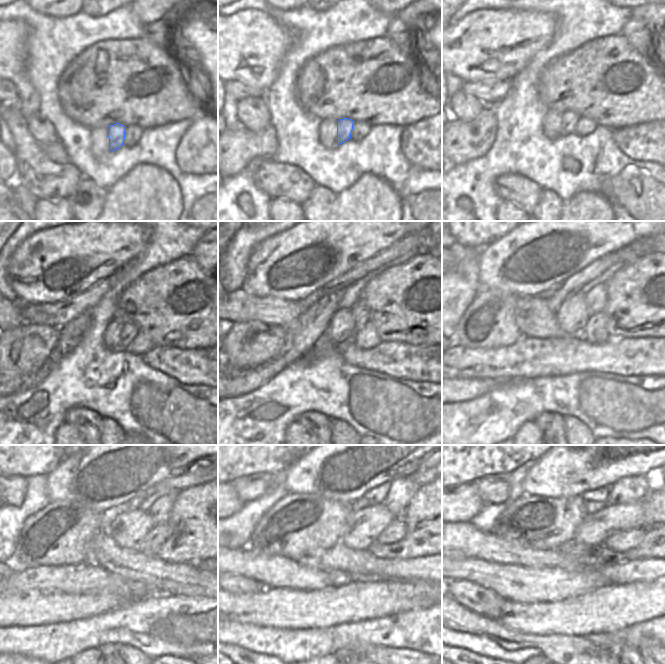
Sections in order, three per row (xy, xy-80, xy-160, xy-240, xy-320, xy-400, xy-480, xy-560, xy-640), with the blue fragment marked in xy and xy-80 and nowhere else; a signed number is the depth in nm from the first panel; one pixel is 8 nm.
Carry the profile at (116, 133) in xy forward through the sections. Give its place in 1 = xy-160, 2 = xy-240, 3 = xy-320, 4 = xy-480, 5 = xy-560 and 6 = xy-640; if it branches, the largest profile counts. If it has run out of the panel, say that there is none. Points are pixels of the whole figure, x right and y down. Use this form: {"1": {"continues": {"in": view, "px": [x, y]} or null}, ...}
{"1": {"continues": {"in": "xy-160", "px": [569, 120]}}, "2": {"continues": {"in": "xy-240", "px": [130, 330]}}, "3": {"continues": {"in": "xy-320", "px": [359, 312]}}, "4": {"continues": {"in": "xy-480", "px": [160, 512]}}, "5": {"continues": {"in": "xy-560", "px": [401, 491]}}, "6": {"continues": {"in": "xy-640", "px": [632, 489]}}}

